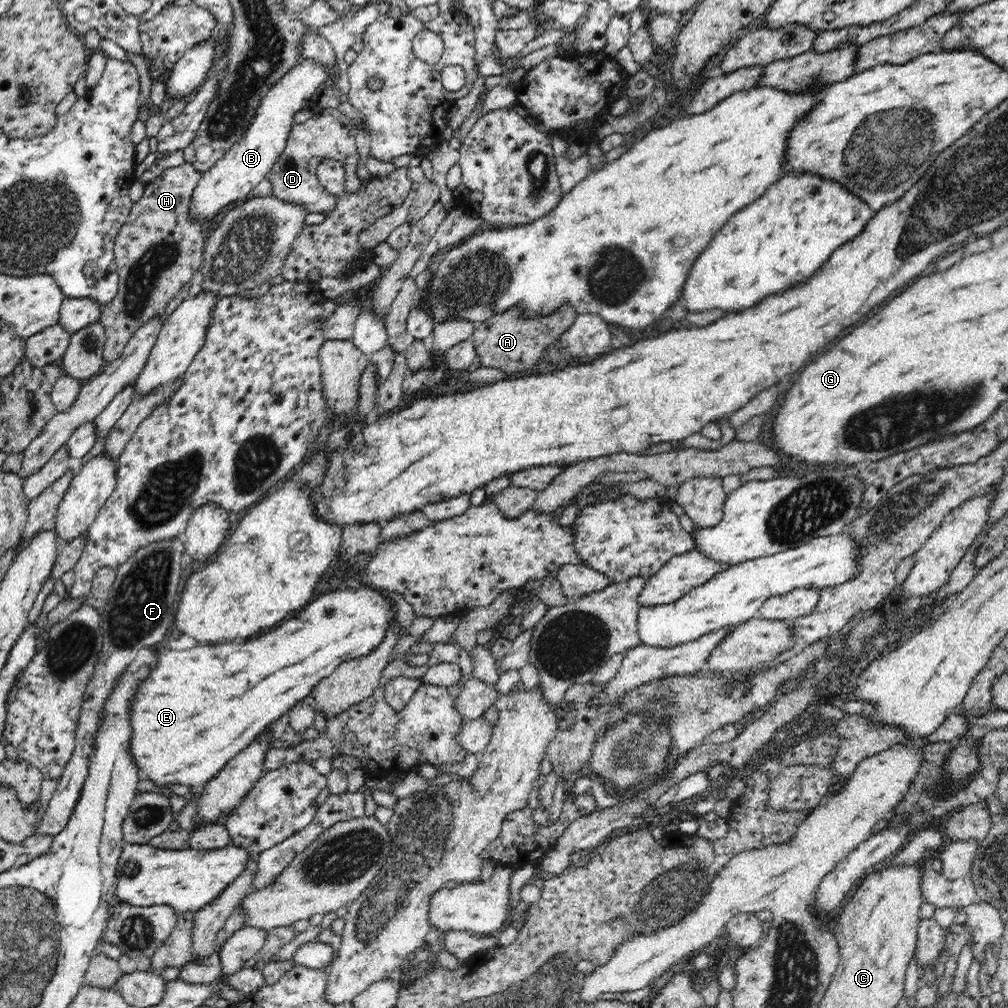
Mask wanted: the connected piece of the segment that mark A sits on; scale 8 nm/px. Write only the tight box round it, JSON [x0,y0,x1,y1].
[470,306,576,373]

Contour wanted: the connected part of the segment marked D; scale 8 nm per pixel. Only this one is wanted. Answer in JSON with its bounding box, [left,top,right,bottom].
[267,109,364,215]

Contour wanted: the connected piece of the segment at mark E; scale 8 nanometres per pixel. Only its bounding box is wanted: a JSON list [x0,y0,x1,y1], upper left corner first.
[128,585,396,789]

